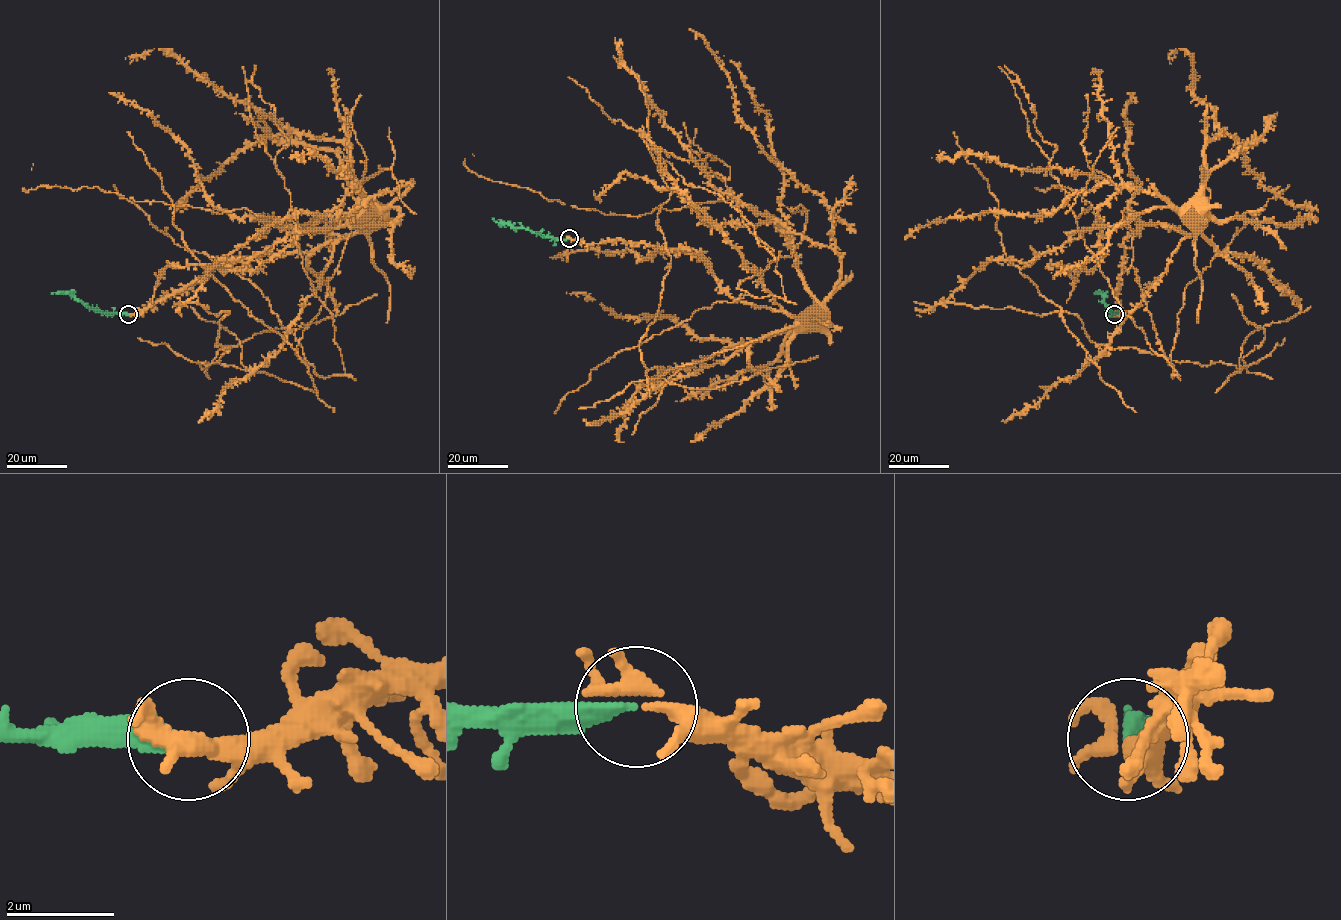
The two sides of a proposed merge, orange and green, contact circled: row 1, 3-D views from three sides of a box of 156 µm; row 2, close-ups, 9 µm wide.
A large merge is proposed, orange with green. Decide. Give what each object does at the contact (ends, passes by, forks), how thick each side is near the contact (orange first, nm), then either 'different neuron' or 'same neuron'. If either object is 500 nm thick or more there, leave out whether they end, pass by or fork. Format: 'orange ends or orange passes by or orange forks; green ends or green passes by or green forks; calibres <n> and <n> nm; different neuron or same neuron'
orange forks; green ends; calibres 280 and 360 nm; same neuron

